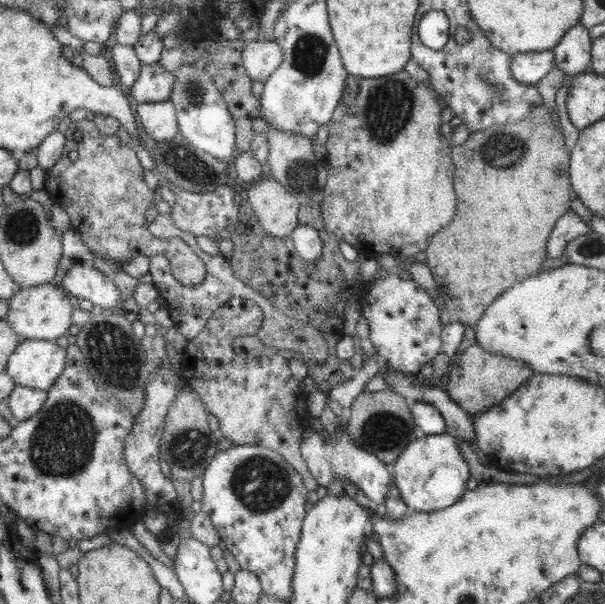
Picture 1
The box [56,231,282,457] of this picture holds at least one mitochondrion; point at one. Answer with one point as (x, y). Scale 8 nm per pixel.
(115, 358)

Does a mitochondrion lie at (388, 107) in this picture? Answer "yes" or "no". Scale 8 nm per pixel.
yes

